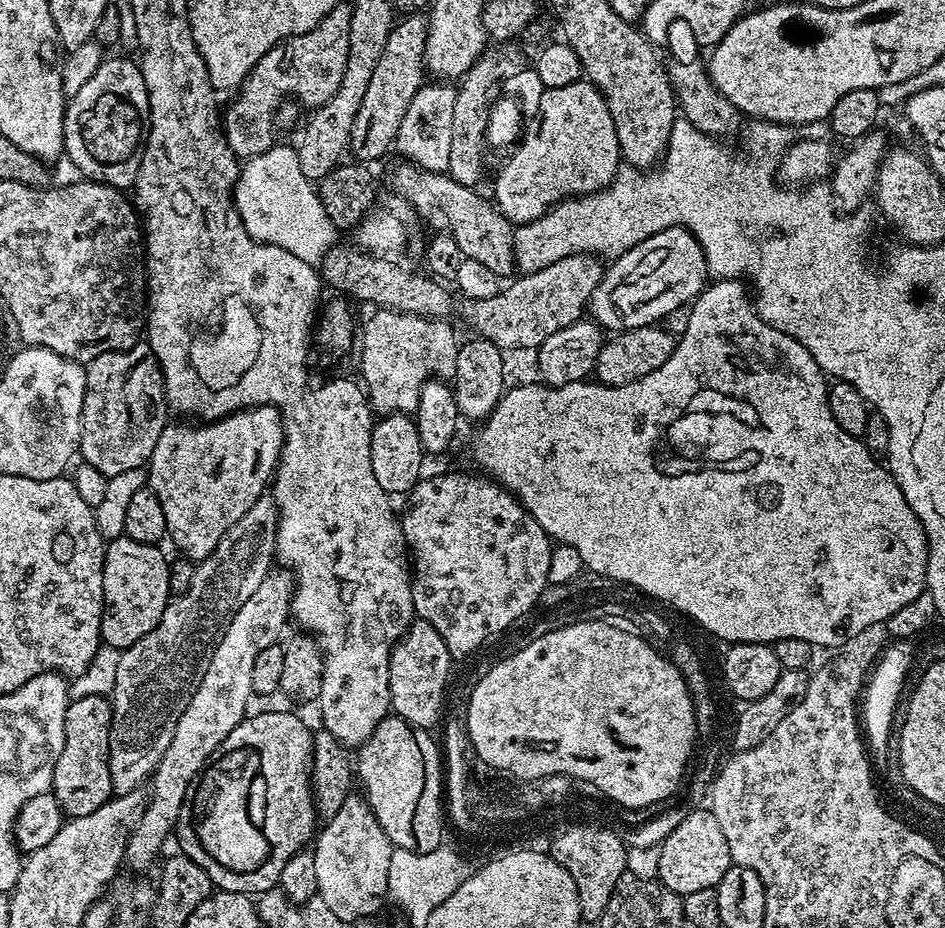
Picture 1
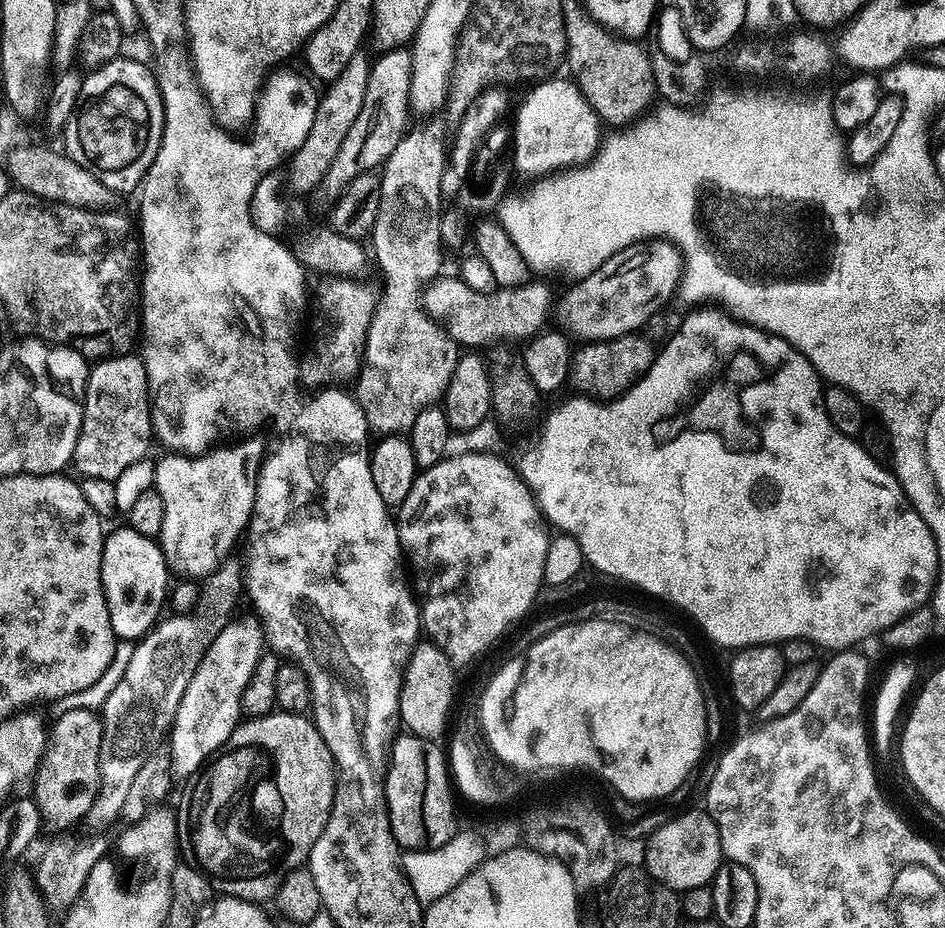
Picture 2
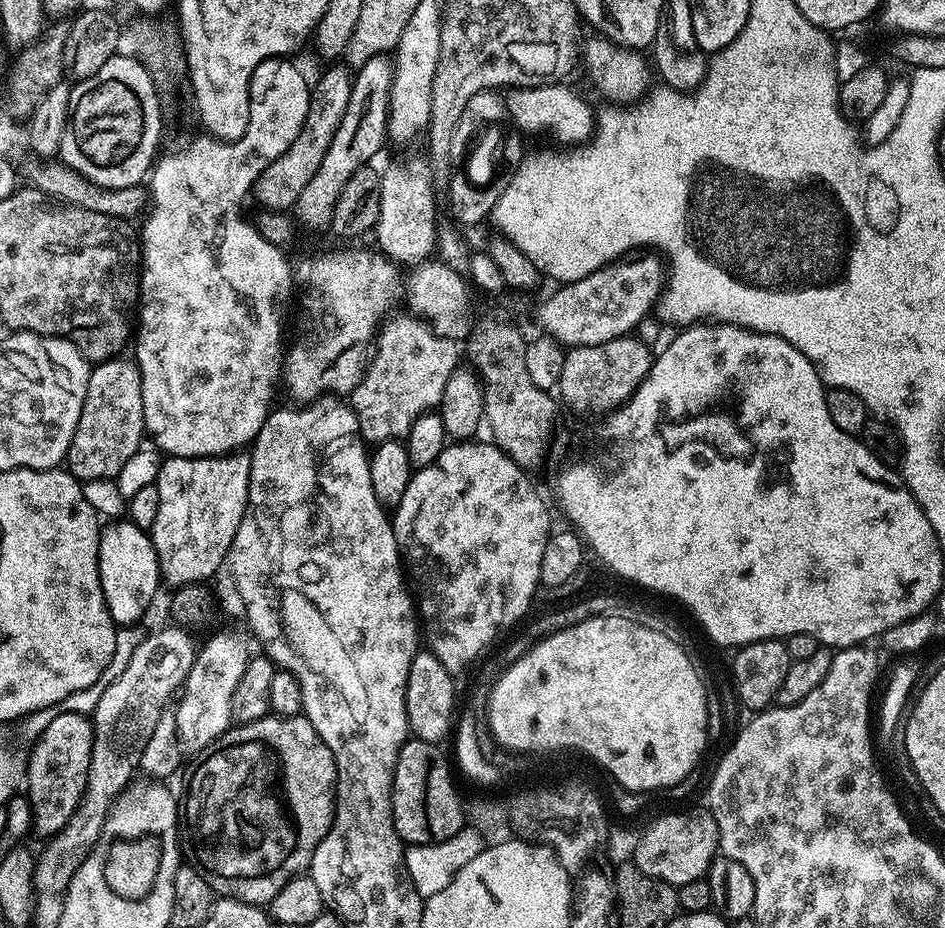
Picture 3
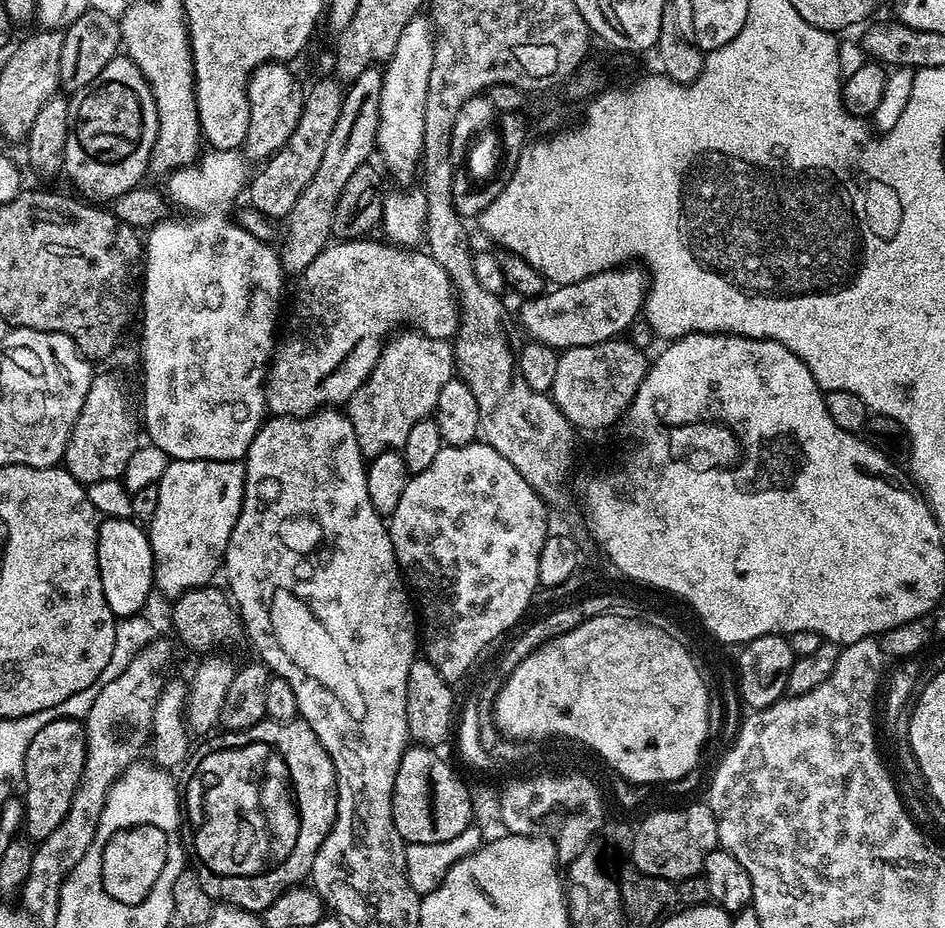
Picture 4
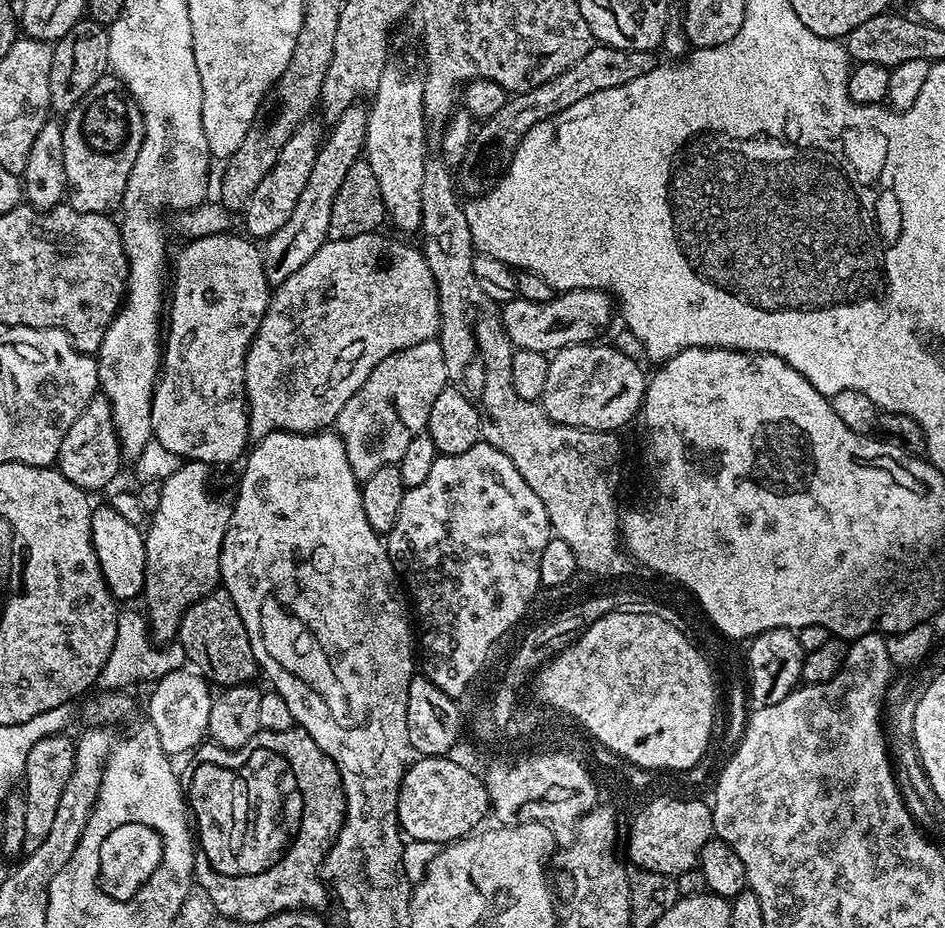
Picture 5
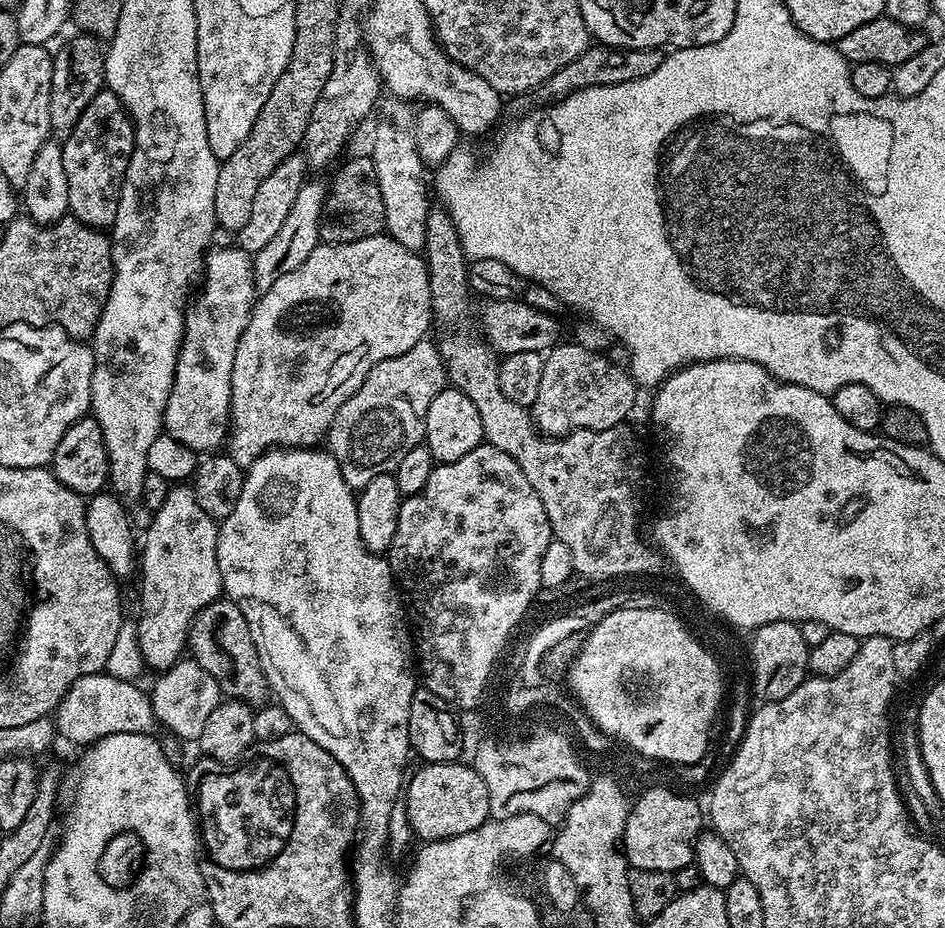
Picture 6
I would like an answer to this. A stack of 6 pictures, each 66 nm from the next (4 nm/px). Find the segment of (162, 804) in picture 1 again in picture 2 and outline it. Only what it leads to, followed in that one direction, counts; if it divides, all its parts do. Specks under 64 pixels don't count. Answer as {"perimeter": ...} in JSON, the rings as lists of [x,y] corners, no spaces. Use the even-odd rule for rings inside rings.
{"perimeter":[[[258,615],[239,616],[229,620],[216,635],[198,670],[194,670],[194,678],[190,678],[186,694],[182,694],[182,702],[178,702],[178,714],[170,733],[173,777],[192,776],[200,767],[203,769],[206,761],[215,757],[226,738],[230,738],[236,725],[241,723],[243,692],[251,682],[260,656],[266,651],[266,635],[265,625]]]}

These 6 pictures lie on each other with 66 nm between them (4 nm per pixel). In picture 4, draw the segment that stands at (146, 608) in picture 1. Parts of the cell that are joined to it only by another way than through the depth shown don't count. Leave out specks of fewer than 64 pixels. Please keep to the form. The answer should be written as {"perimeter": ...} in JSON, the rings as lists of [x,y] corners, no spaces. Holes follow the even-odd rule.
{"perimeter":[[[104,518],[99,521],[96,530],[96,553],[98,570],[104,583],[106,602],[112,607],[112,615],[121,618],[137,615],[147,602],[148,595],[153,595],[152,583],[152,547],[145,529],[135,519],[118,520]]]}

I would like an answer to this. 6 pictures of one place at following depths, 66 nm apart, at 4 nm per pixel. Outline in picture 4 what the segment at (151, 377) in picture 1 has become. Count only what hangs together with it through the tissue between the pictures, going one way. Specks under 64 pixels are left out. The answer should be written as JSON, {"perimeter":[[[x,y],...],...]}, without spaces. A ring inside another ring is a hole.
{"perimeter":[[[97,371],[90,382],[90,390],[86,390],[86,402],[82,402],[82,410],[74,422],[74,430],[64,451],[63,467],[85,486],[120,480],[126,470],[126,462],[130,462],[130,454],[134,454],[138,447],[136,428],[138,432],[137,421],[135,424],[128,413],[128,400],[124,397],[119,378],[112,372]]]}

